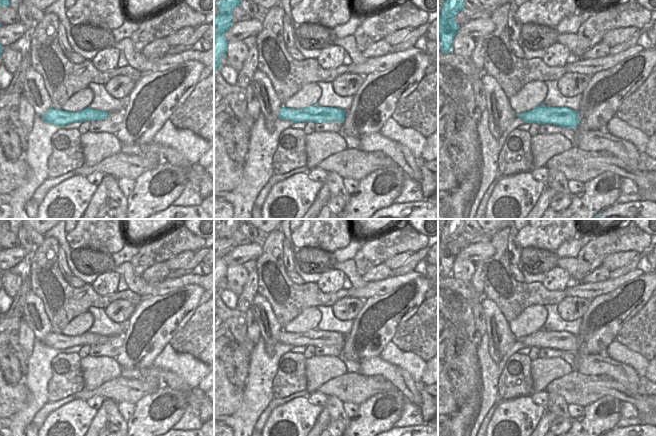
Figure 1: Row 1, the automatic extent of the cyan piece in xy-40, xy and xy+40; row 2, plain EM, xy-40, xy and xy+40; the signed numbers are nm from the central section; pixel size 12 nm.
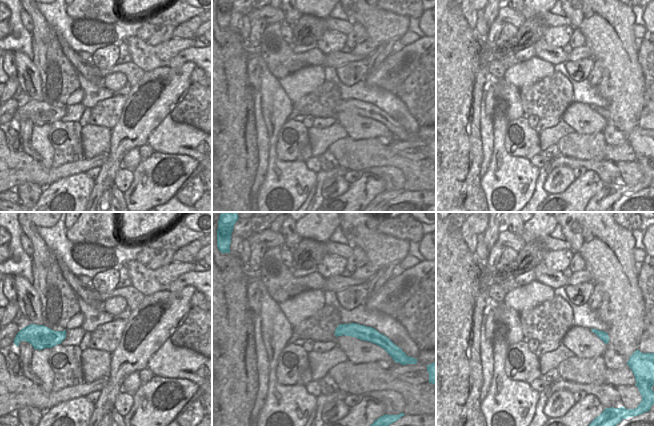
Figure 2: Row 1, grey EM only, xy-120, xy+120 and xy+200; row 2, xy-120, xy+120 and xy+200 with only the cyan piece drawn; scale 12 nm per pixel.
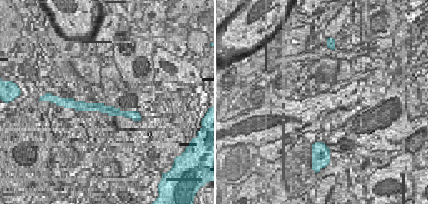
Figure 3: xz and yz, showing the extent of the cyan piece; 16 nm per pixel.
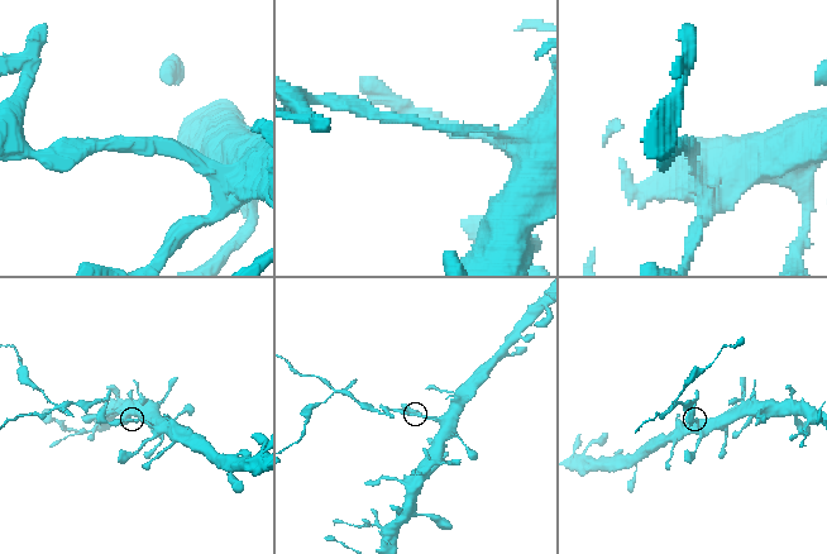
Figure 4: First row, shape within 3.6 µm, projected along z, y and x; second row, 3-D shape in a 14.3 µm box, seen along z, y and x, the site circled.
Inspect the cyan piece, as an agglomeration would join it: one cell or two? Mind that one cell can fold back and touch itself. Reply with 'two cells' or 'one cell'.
two cells

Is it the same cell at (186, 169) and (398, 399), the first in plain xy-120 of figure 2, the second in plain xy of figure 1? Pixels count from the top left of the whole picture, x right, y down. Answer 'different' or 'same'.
same

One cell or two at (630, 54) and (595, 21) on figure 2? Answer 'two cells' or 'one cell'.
one cell

